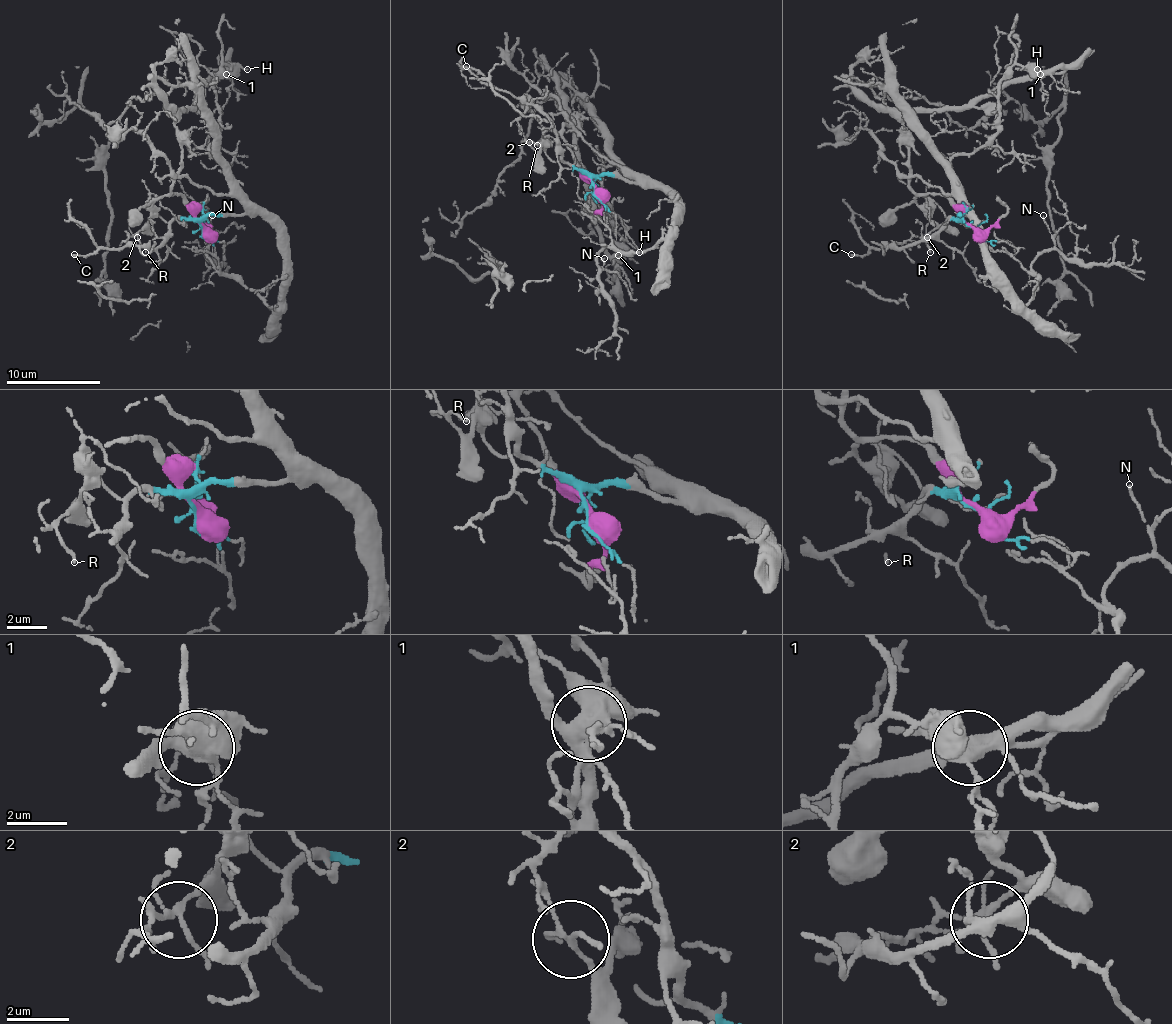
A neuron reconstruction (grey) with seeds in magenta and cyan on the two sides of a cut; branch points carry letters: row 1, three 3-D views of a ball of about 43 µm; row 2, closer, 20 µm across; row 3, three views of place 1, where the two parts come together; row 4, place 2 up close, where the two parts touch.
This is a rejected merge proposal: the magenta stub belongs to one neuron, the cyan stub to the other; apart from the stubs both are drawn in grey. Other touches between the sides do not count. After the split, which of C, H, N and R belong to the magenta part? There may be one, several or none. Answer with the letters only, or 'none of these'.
H, R

